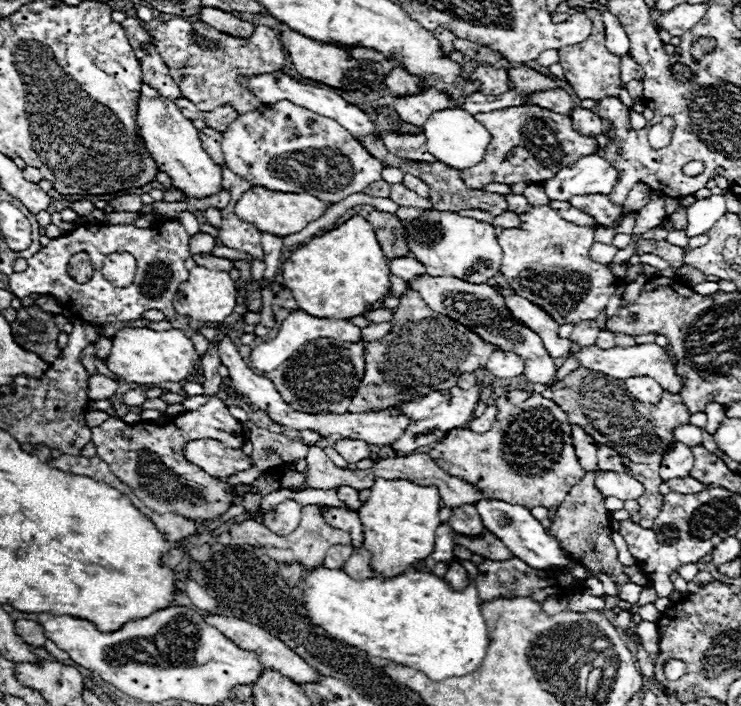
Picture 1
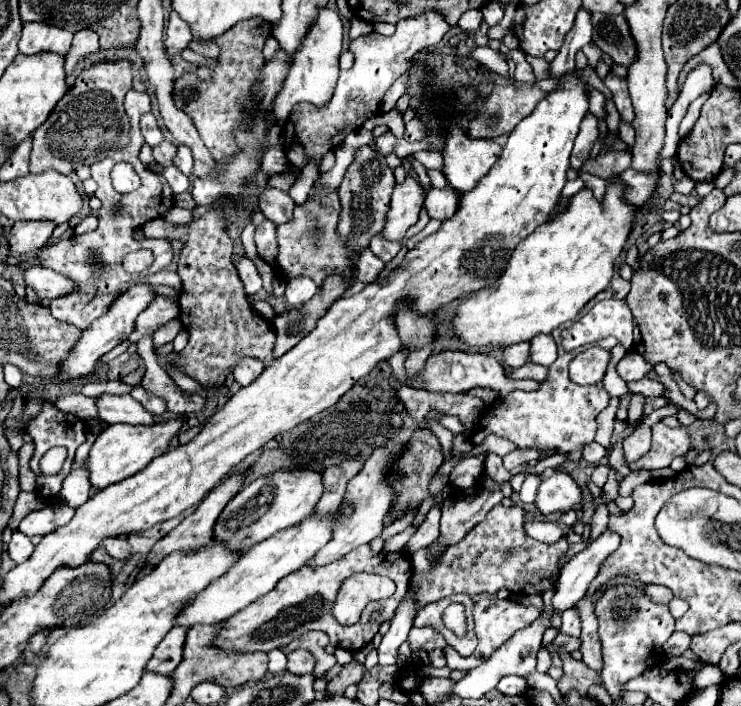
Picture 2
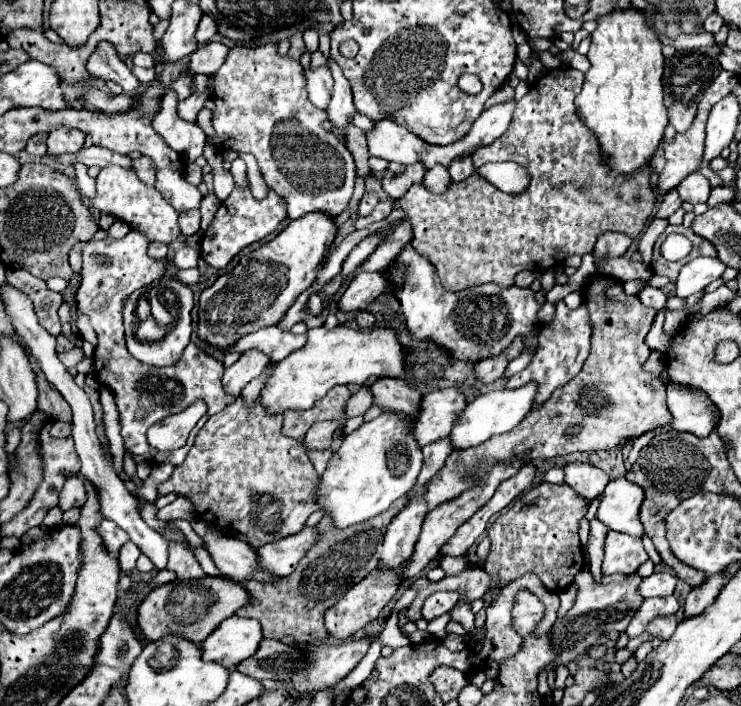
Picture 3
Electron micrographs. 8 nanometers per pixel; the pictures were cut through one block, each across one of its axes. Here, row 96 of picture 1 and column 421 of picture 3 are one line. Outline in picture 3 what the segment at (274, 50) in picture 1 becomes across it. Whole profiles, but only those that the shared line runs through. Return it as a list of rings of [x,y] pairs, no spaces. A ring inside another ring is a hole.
[[[570,66],[548,70],[540,82],[536,82],[520,102],[516,102],[514,118],[508,130],[496,142],[482,148],[482,166],[502,160],[514,160],[522,164],[532,178],[528,192],[518,196],[504,194],[486,178],[482,178],[476,166],[476,172],[470,178],[460,184],[452,182],[446,194],[438,196],[428,192],[422,184],[412,184],[404,198],[396,202],[410,216],[410,224],[414,228],[412,246],[416,252],[420,252],[420,256],[430,260],[446,290],[458,292],[486,282],[508,288],[514,284],[514,276],[522,270],[550,270],[568,256],[584,256],[592,252],[598,236],[604,232],[622,232],[634,240],[646,228],[656,206],[656,196],[650,190],[650,168],[644,168],[644,172],[626,178],[616,176],[600,158],[598,142],[592,132],[588,132],[574,106],[574,98],[580,94],[582,82],[584,74]]]

